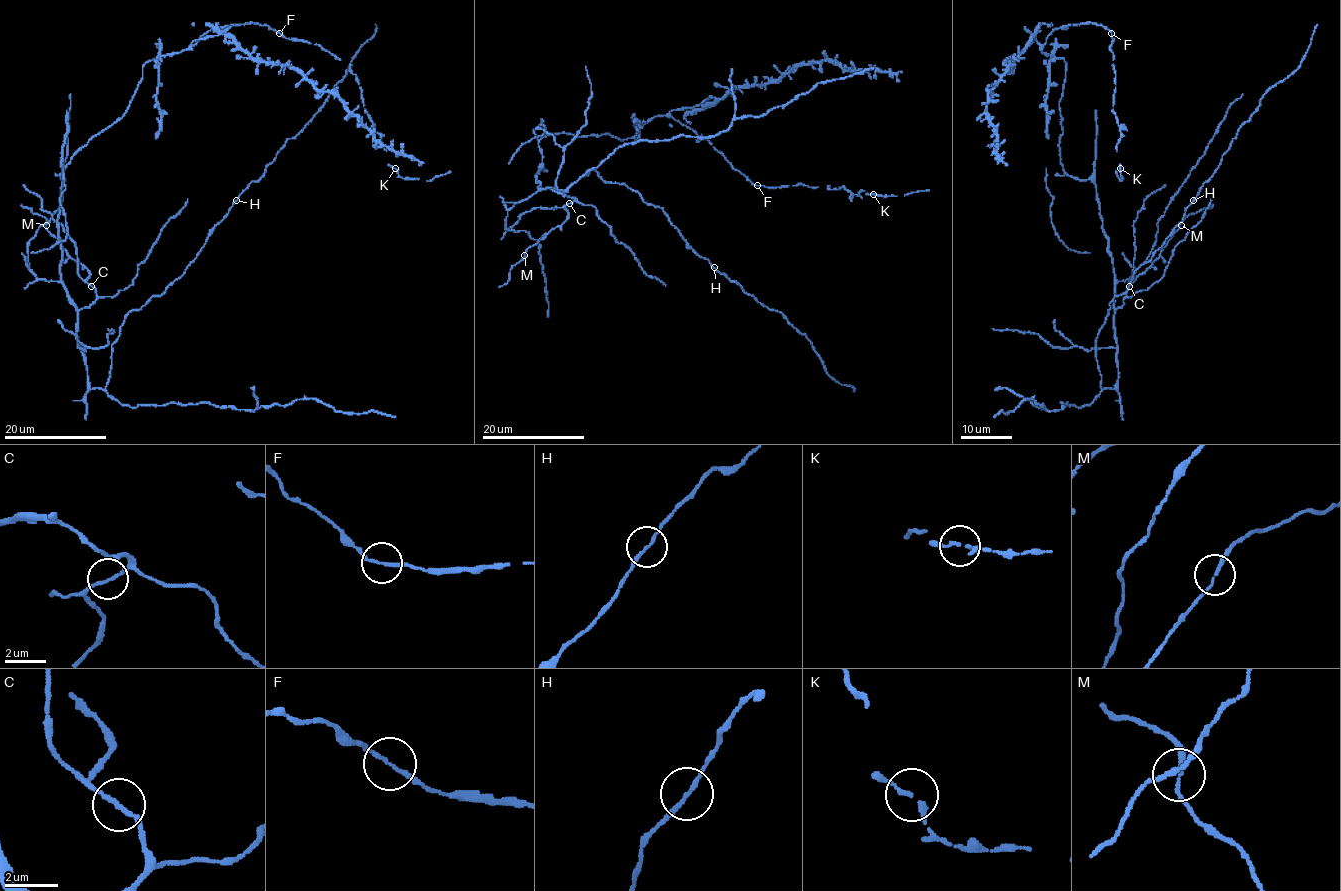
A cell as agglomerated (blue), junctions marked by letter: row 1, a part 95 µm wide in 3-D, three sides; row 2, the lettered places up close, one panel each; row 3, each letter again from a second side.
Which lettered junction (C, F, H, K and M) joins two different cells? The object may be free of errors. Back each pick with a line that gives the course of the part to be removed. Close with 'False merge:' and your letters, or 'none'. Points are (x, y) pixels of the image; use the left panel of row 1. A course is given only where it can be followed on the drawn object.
False merge: none

